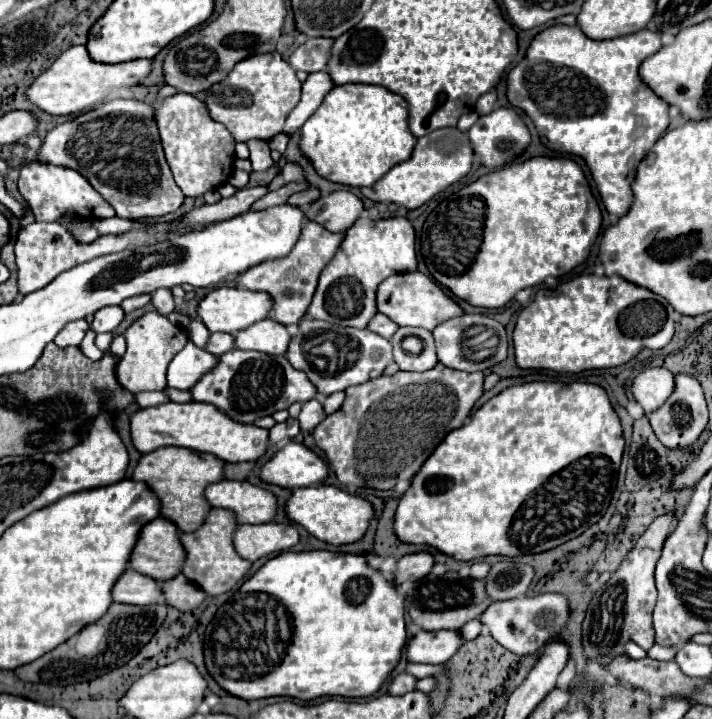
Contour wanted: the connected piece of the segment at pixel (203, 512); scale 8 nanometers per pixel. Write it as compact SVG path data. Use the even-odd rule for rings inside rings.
M158 448L156 452L144 454L132 474L134 480L142 480L150 484L154 492L158 492L164 502L162 516L176 522L182 532L194 532L204 524L204 518L210 512L210 504L204 496L204 490L224 480L224 460L206 452L192 452L188 448Z

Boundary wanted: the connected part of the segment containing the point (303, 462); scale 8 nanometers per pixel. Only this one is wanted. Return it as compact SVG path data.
M292 442L280 448L262 468L260 478L268 484L278 484L282 488L304 488L322 484L328 478L330 466L316 452L304 444Z

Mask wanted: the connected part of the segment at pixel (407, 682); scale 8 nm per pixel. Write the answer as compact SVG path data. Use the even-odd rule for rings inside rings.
M402 672L402 674L398 674L398 676L392 680L388 692L390 692L390 694L406 694L406 692L410 692L410 690L416 688L416 682L418 682L416 676L412 676L412 674L408 674L408 672Z

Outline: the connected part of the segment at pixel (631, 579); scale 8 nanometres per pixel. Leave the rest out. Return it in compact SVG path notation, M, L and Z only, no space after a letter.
M672 514L656 518L650 524L650 528L640 536L636 546L628 552L620 568L590 600L584 622L582 622L586 660L596 662L600 666L608 666L614 658L626 656L624 644L630 640L636 644L654 644L652 610L658 598L656 586L654 586L654 566L656 566L656 560L660 558L660 550L670 532L672 522L674 522Z

